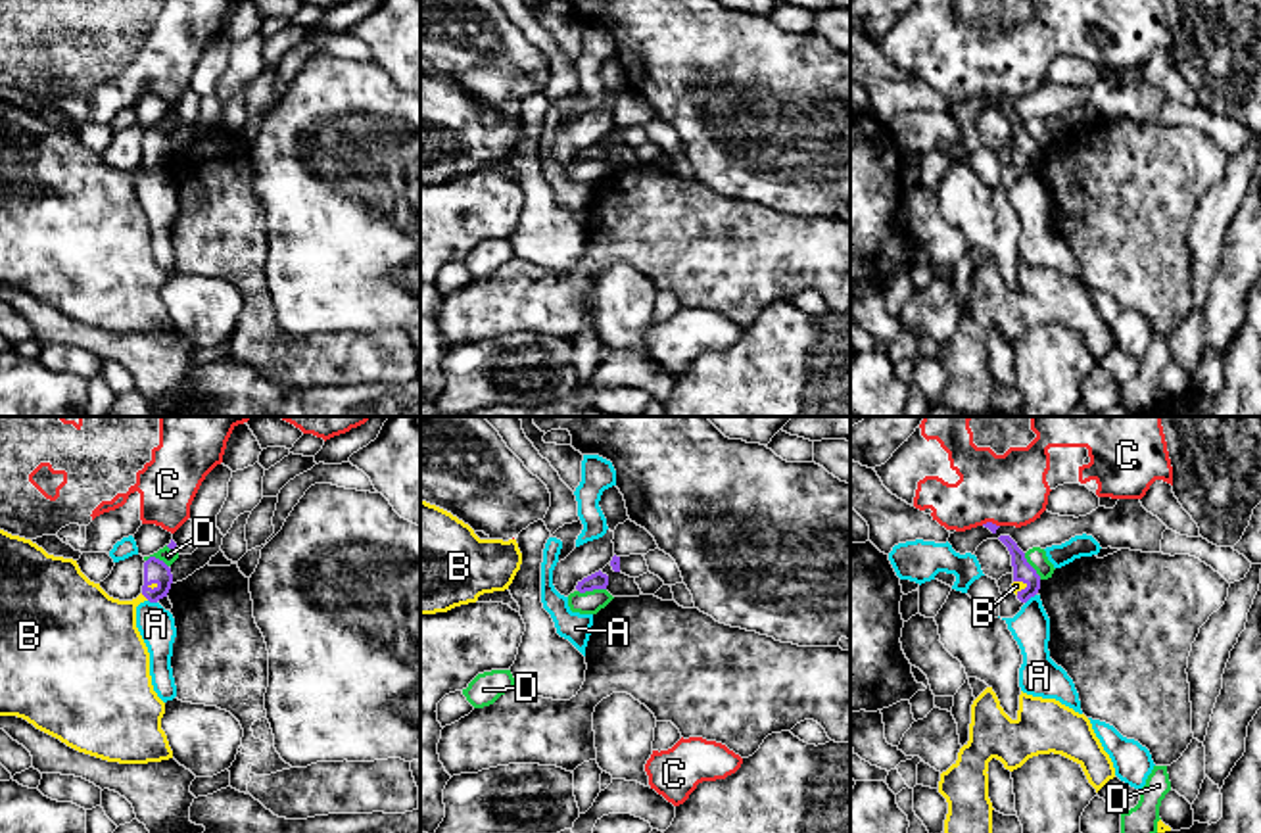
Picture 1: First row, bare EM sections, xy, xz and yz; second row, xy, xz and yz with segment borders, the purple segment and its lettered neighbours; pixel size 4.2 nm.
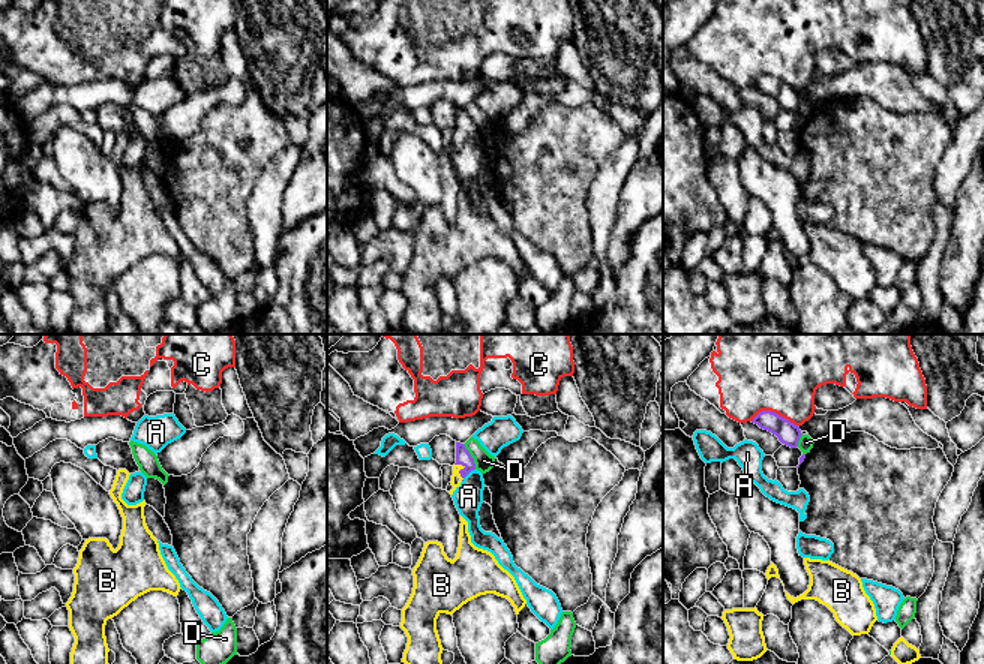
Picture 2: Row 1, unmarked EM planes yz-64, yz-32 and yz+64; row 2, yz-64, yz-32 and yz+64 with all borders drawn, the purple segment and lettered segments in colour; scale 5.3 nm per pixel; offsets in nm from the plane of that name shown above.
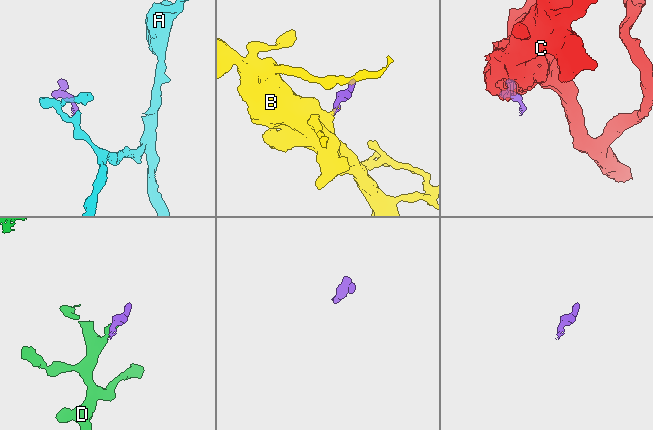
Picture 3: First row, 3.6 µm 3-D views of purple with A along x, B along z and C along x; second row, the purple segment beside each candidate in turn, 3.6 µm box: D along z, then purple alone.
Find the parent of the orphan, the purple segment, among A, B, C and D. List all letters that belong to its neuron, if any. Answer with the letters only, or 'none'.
B

